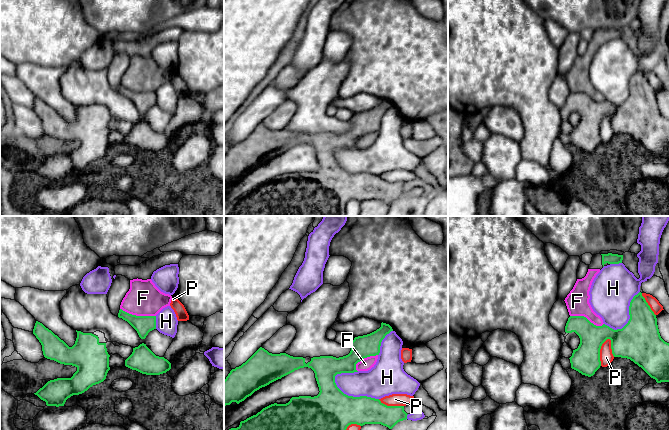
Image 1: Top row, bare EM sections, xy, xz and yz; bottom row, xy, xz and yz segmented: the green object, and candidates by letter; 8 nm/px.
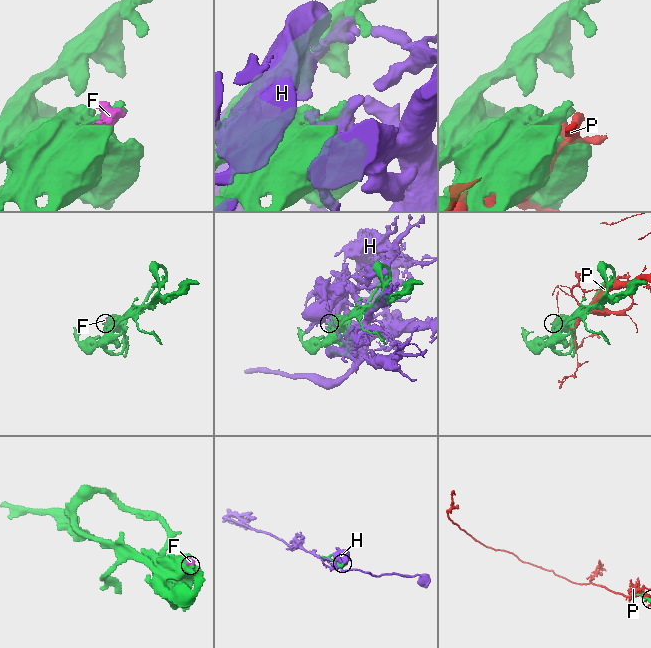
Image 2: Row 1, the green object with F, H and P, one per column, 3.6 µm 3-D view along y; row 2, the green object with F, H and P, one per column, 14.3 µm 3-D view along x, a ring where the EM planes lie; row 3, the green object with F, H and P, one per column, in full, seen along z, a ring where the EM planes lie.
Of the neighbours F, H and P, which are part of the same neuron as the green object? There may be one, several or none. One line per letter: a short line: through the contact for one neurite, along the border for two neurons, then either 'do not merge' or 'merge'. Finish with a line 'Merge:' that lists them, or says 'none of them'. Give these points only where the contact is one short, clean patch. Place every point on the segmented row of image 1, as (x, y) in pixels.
F: merge
H: do not merge
P: do not merge
Merge: F

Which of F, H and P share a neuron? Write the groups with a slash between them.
F / H / P

